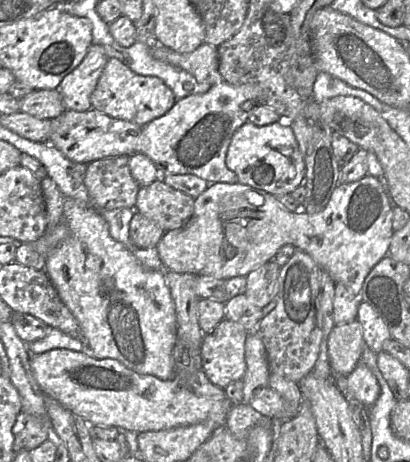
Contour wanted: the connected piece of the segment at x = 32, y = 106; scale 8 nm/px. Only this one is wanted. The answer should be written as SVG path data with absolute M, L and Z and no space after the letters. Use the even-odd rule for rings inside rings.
M58 89L31 91L20 99L20 111L39 119L52 119L65 111Z

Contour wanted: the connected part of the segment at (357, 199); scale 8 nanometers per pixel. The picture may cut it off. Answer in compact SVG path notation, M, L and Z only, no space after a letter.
M371 175L338 185L326 207L316 214L290 212L279 203L276 196L248 185L209 183L208 188L195 199L189 221L182 228L166 232L156 248L166 272L227 280L247 276L257 267L274 260L275 254L283 245L291 244L308 253L336 284L343 284L351 294L358 295L368 273L388 255L394 233L393 207L383 179Z

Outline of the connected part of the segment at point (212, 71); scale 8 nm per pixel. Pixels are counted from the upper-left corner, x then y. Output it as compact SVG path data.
M161 43L150 47L150 55L161 62L183 69L193 75L198 81L211 86L224 82L219 72L217 48L203 43L190 53L180 53Z

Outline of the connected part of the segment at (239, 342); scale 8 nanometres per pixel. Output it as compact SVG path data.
M223 319L201 343L202 369L209 381L225 388L241 380L246 371L245 340L249 332L239 323Z

